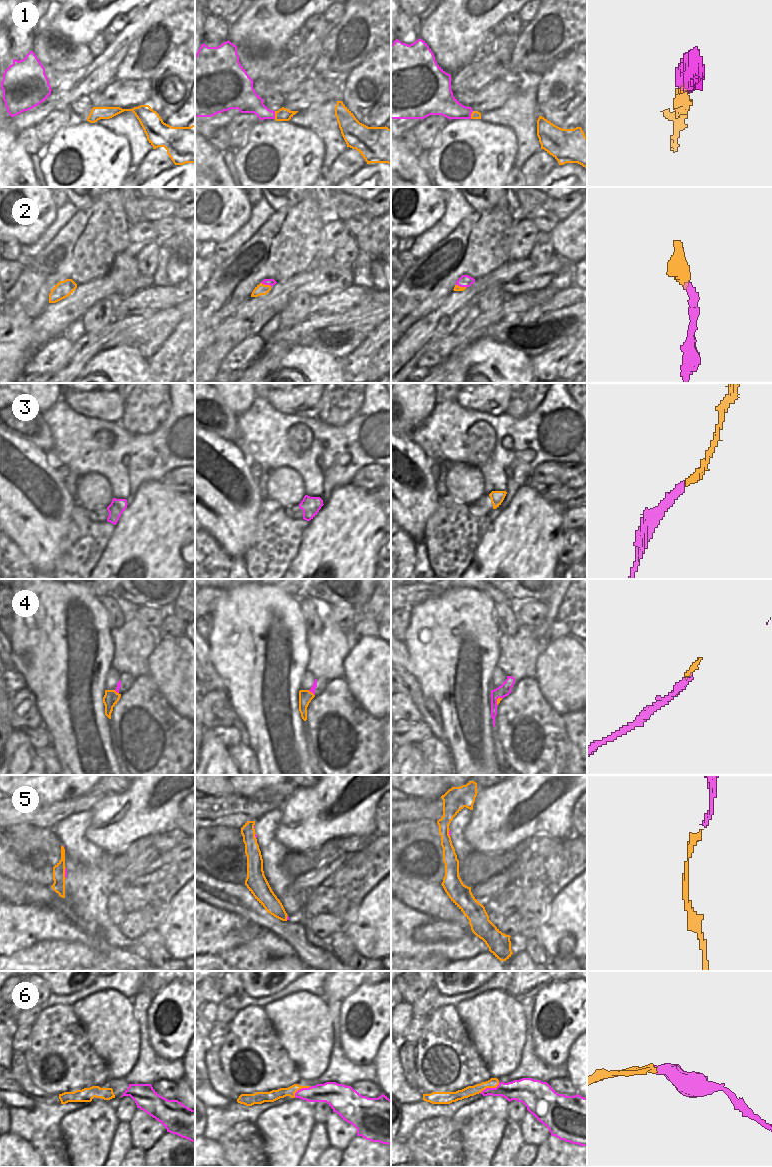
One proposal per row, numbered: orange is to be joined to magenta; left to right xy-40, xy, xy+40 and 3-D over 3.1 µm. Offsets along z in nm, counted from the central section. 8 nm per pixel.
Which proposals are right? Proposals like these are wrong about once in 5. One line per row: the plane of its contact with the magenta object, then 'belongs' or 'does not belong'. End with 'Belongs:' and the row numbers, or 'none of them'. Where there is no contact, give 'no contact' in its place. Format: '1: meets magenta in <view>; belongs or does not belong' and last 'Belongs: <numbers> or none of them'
1: meets magenta in xy; belongs
2: meets magenta in xy; belongs
3: no contact; belongs
4: meets magenta in xy; belongs
5: meets magenta in xy-40; belongs
6: meets magenta in xy+40; belongs
Belongs: 1, 2, 3, 4, 5, 6

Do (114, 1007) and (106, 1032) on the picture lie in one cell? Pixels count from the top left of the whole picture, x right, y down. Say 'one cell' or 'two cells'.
one cell

